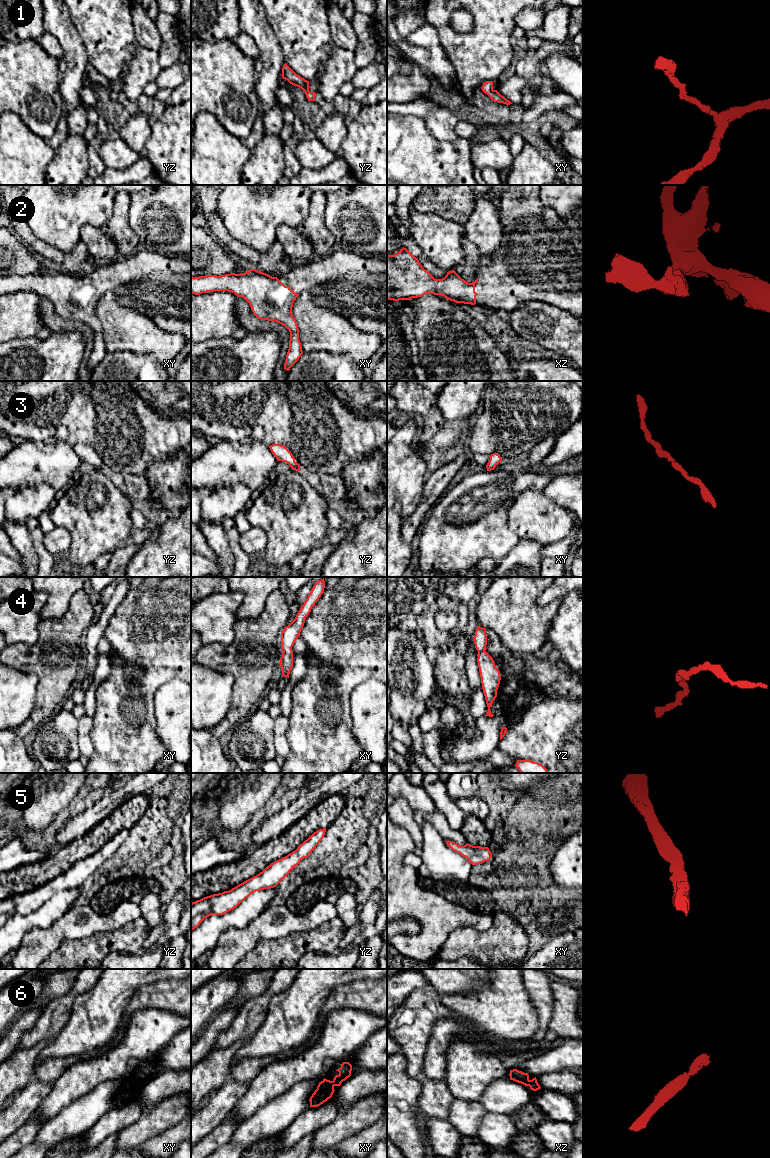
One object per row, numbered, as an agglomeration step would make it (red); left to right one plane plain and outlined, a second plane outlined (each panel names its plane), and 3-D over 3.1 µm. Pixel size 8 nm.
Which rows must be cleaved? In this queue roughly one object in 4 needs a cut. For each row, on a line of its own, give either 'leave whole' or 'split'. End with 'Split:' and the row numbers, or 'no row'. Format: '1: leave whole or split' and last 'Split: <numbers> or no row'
1: leave whole
2: leave whole
3: leave whole
4: leave whole
5: leave whole
6: leave whole
Split: no row

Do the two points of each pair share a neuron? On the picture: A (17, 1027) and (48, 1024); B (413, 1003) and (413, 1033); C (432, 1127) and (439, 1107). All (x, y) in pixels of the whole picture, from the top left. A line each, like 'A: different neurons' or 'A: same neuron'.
A: different neurons
B: same neuron
C: different neurons

